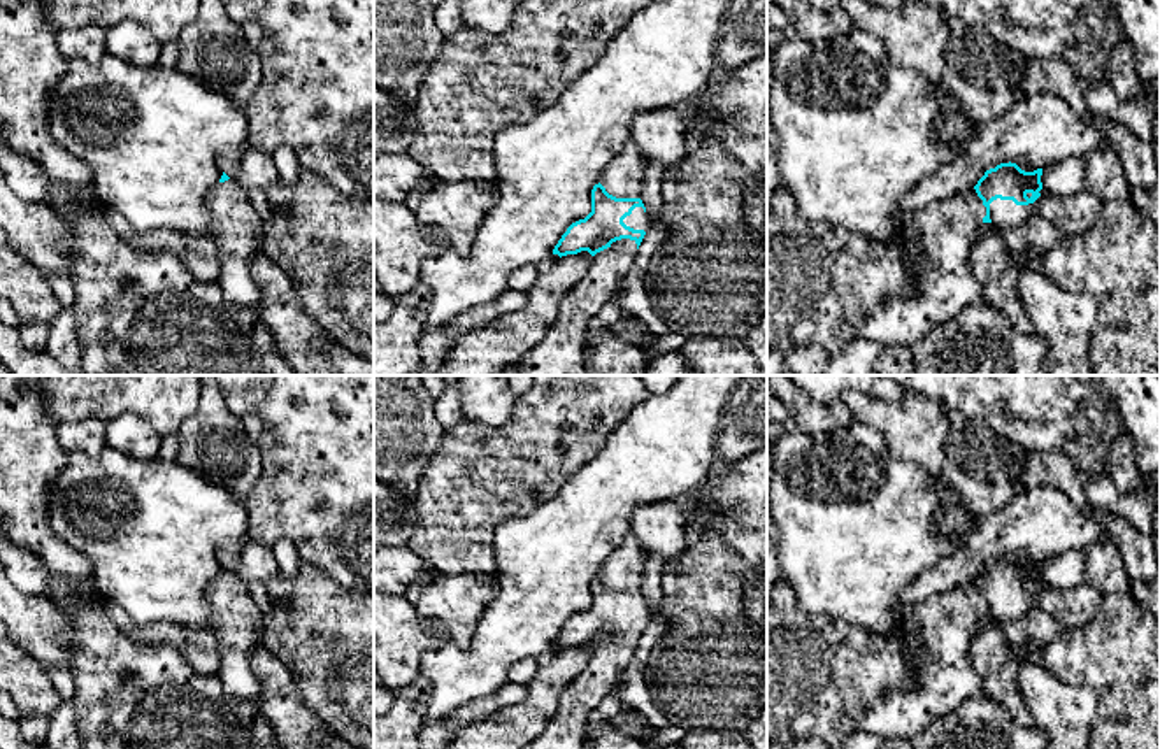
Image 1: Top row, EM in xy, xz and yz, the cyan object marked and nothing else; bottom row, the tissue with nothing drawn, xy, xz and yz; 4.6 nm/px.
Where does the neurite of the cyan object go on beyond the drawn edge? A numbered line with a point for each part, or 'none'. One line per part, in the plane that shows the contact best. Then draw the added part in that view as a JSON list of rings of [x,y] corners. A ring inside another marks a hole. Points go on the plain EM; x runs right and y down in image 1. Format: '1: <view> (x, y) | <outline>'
1: xz (623, 570) | [[[628,535],[623,546],[605,561],[600,577],[616,591],[641,591],[648,556]]]
2: yz (1004, 607) | [[[1000,591],[990,596],[992,617],[1000,621],[1002,624],[1023,619],[1032,610],[1035,610],[1034,596],[1016,598],[1013,593],[1000,593]]]

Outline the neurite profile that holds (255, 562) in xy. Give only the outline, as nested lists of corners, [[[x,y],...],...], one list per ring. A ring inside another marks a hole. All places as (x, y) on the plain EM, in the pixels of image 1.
[[[249,537],[239,553],[223,554],[223,565],[246,584],[269,582],[279,575],[272,547]]]

